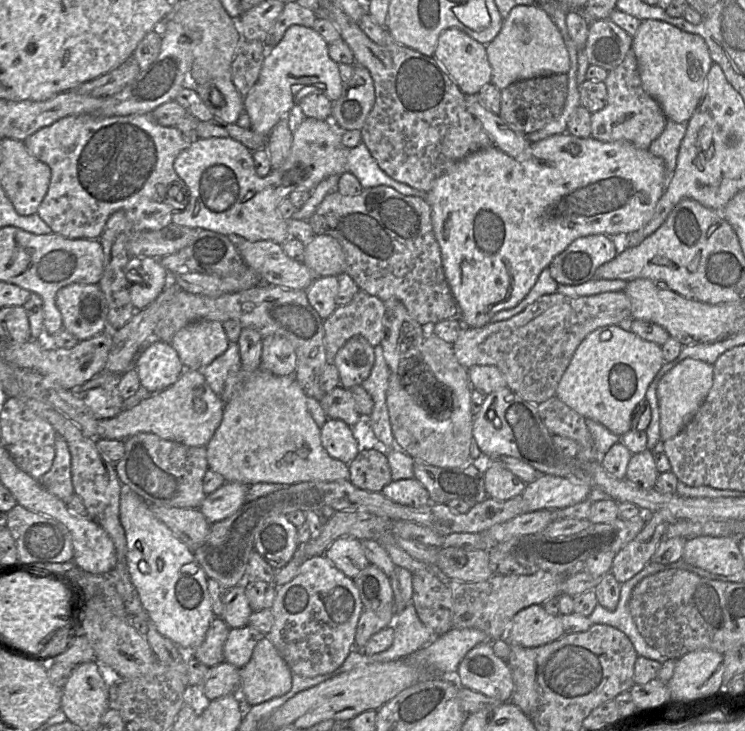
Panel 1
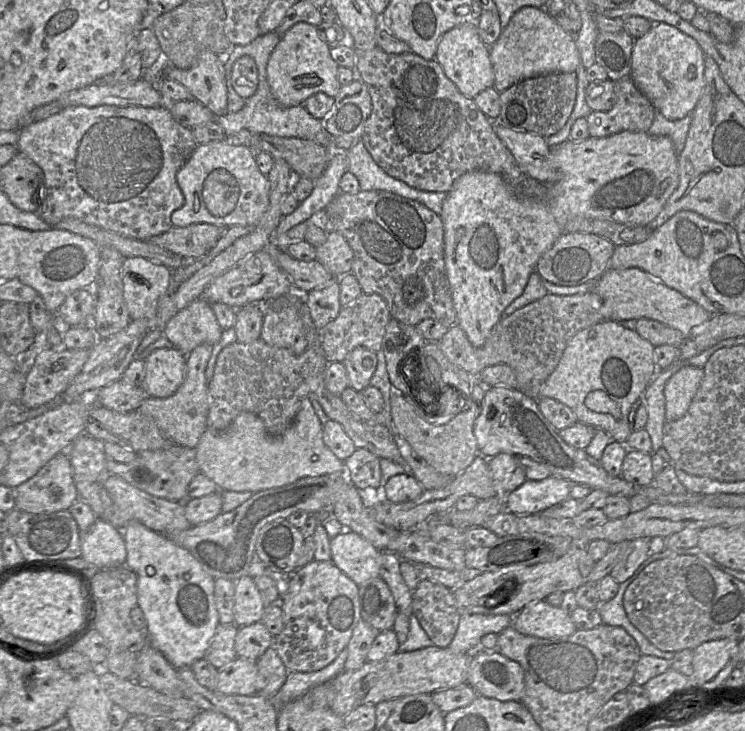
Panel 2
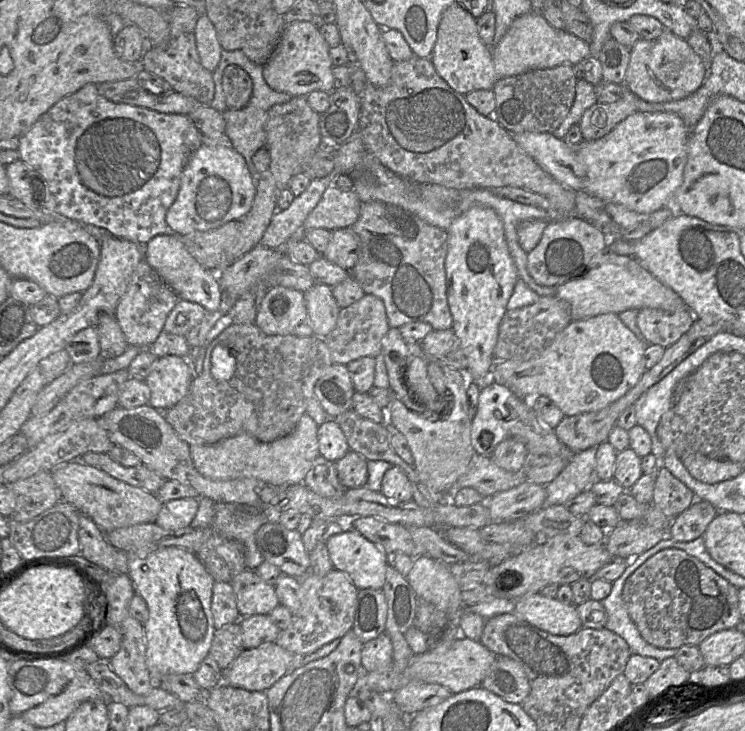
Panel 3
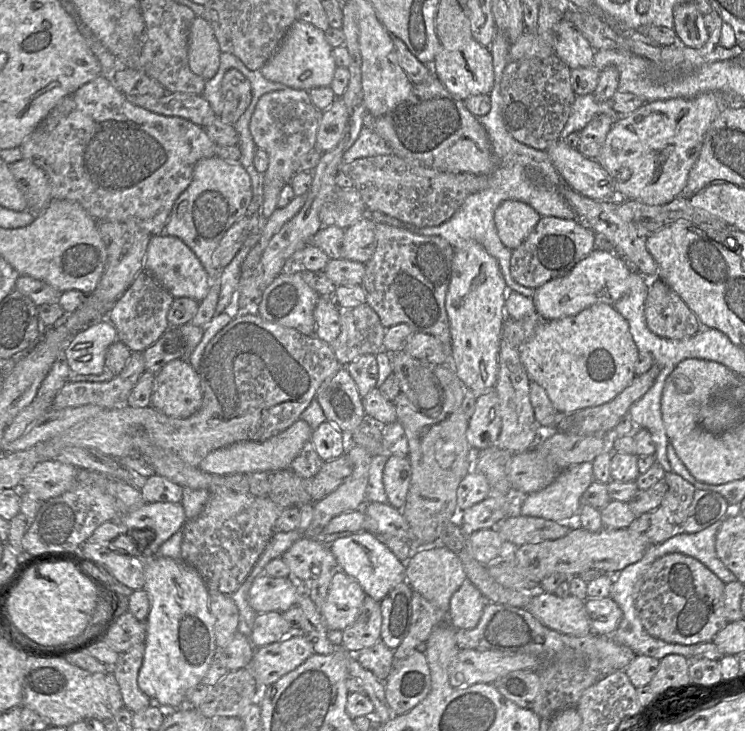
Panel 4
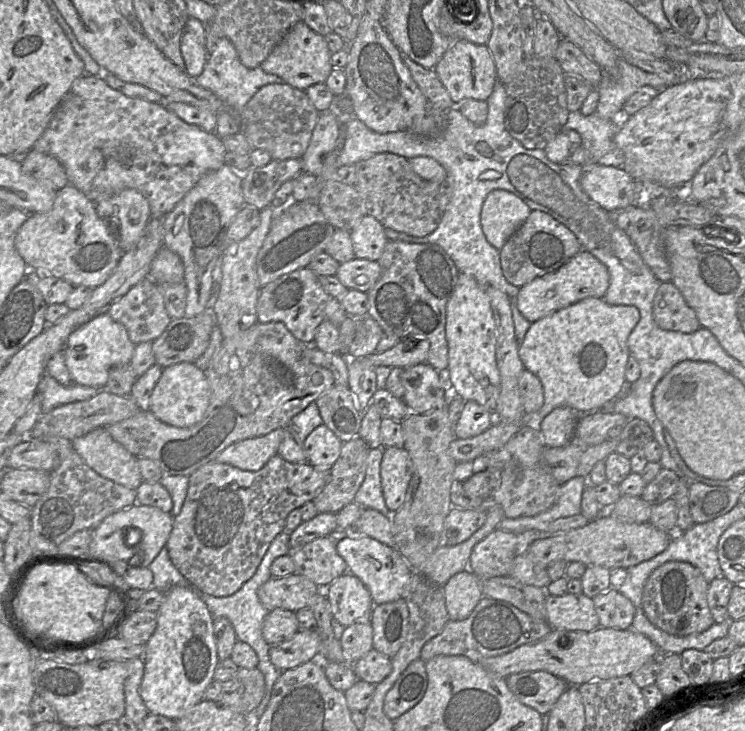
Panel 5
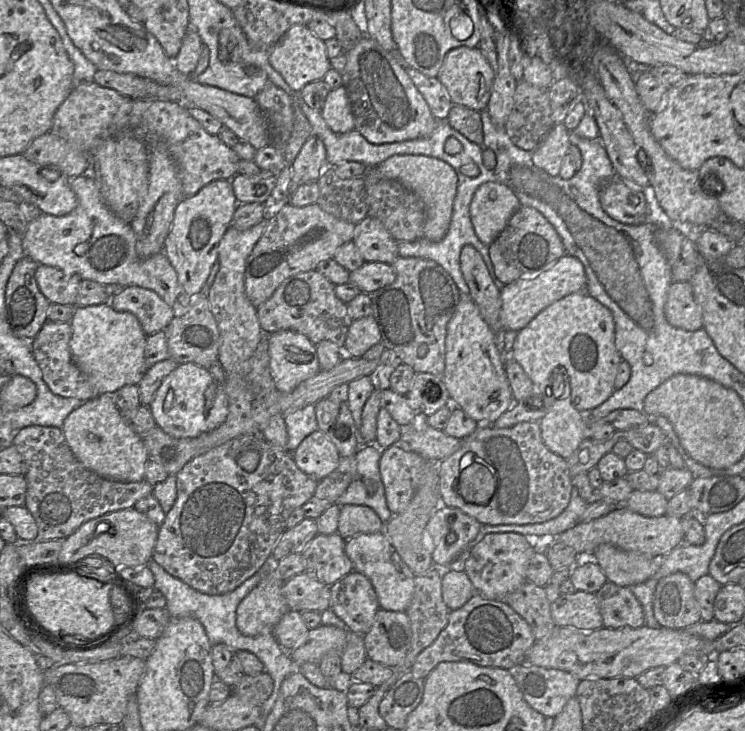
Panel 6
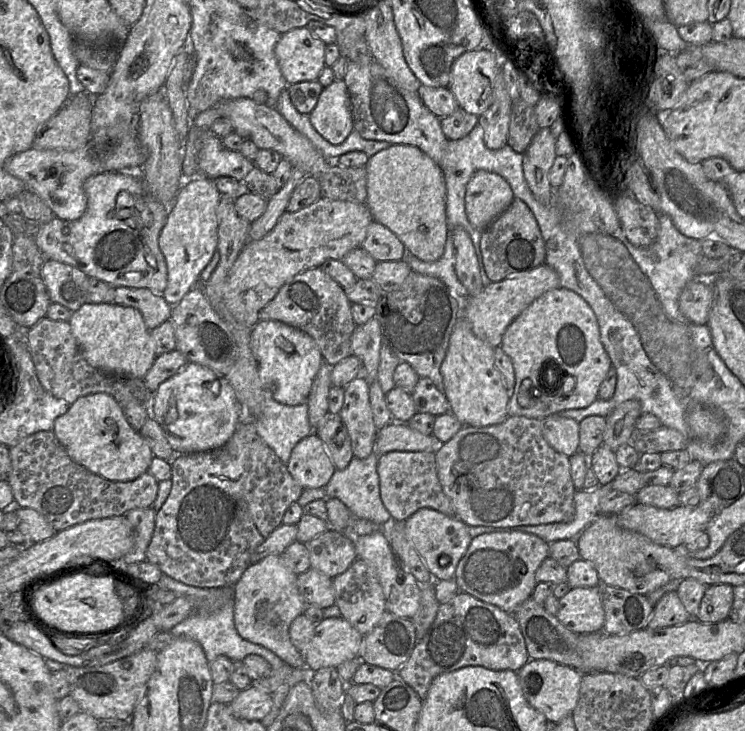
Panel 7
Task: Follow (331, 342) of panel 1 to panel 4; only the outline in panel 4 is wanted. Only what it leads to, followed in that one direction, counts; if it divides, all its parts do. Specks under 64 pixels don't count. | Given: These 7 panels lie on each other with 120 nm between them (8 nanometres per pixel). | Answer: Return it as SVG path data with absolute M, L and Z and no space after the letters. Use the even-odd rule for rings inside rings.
M369 304L342 309L340 326L340 334L330 345L343 367L362 355L384 351L386 328Z

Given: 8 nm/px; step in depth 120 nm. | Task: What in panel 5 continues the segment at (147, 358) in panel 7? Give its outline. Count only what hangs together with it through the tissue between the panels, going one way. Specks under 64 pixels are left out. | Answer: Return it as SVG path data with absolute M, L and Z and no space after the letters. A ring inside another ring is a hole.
M103 313L75 329L69 335L63 352L74 383L103 389L110 369L117 365L129 365L134 349L135 344L129 339L126 328L108 313Z

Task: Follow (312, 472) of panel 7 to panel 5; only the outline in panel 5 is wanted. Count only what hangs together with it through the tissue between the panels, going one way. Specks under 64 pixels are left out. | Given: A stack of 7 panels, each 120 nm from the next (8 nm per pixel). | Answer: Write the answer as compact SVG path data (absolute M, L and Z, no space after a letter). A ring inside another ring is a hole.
M322 423L304 440L307 463L317 468L331 468L340 456L342 445L343 442Z

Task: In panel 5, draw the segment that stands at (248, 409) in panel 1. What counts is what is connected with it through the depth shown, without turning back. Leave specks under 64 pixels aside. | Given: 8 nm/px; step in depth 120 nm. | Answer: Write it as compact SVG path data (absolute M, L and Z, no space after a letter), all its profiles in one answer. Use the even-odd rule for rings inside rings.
M278 428L264 436L244 439L226 447L216 461L241 470L258 471L274 455L285 436L285 429Z

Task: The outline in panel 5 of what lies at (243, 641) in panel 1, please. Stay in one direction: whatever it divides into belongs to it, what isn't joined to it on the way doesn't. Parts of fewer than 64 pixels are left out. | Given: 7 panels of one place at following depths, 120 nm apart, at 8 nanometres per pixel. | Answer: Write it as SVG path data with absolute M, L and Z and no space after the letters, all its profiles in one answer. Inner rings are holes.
M286 609L269 611L262 624L263 638L270 646L290 640L299 630L295 612Z

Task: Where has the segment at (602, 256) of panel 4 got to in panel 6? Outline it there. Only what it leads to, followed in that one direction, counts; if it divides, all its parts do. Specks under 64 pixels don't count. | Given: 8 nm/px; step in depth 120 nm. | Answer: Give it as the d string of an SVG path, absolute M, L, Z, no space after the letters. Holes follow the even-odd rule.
M565 255L540 274L534 277L521 277L500 289L502 327L506 331L519 331L546 307L569 294L585 292L585 287L586 275L583 264L579 259Z

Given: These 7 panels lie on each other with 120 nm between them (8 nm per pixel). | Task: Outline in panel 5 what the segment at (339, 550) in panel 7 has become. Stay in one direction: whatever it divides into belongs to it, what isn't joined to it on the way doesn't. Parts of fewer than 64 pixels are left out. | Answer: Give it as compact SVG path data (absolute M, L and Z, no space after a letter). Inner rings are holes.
M333 536L314 539L289 554L295 565L295 573L307 577L321 589L348 572L346 562L336 550Z

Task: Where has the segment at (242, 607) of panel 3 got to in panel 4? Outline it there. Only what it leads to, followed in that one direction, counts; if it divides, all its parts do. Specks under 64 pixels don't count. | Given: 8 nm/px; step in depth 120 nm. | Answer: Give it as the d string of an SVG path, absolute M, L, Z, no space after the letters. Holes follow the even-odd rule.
M261 574L249 591L249 605L257 613L285 612L297 603L298 583L292 578L273 578Z

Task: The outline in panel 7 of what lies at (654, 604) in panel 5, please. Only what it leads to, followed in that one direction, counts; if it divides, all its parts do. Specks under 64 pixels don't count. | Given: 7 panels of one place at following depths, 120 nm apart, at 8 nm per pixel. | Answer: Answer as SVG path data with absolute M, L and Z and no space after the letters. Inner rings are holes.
M671 591L666 593L654 606L654 611L646 628L661 629L680 625L690 618L690 614L679 599L677 592Z

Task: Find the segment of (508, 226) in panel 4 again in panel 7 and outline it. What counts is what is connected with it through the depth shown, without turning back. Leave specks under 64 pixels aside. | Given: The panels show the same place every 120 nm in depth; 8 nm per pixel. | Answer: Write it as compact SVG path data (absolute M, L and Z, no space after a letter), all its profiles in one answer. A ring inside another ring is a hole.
M478 170L466 187L465 213L478 230L486 229L514 200L510 185L495 173Z

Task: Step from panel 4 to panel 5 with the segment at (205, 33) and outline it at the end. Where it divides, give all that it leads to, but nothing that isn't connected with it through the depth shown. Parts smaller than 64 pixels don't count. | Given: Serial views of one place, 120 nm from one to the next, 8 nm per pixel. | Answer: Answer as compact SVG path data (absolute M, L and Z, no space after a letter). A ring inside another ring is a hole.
M190 17L181 37L181 54L185 71L191 77L199 76L206 64L206 46L204 24Z

